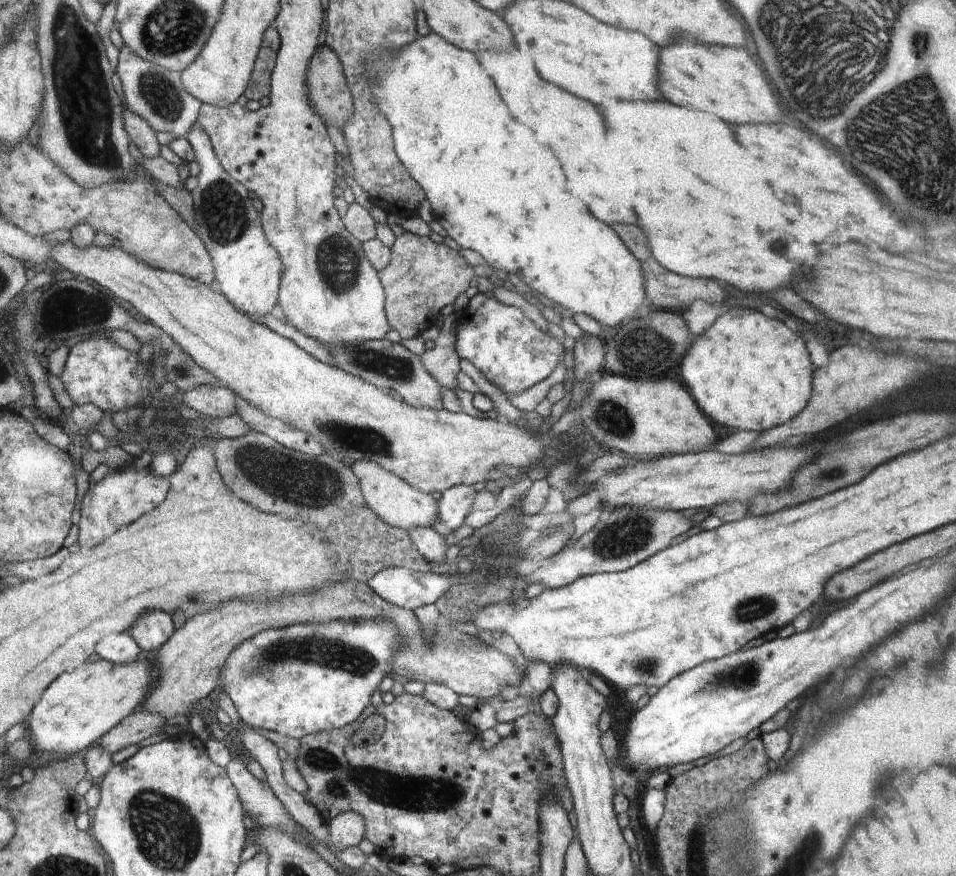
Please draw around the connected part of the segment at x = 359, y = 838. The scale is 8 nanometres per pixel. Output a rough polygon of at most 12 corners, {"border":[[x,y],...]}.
{"border":[[348,811],[329,821],[328,846],[342,850],[367,839],[364,816]]}

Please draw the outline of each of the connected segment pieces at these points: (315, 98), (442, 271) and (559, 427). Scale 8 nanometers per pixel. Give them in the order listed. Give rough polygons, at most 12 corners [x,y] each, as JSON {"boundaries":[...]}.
{"boundaries":[[[320,45],[308,66],[308,98],[322,122],[342,129],[351,88],[335,52]],[[408,231],[379,271],[402,339],[468,290],[458,251]],[[606,371],[548,429],[630,459],[716,448],[674,380]]]}

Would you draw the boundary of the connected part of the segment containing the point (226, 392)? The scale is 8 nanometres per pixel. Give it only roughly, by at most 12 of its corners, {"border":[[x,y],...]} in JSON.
{"border":[[203,384],[179,399],[215,419],[238,415],[231,388]]}

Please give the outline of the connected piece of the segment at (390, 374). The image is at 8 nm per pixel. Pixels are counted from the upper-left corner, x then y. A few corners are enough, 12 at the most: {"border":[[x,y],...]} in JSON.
{"border":[[388,339],[324,345],[333,367],[410,406],[440,410],[440,383]]}

